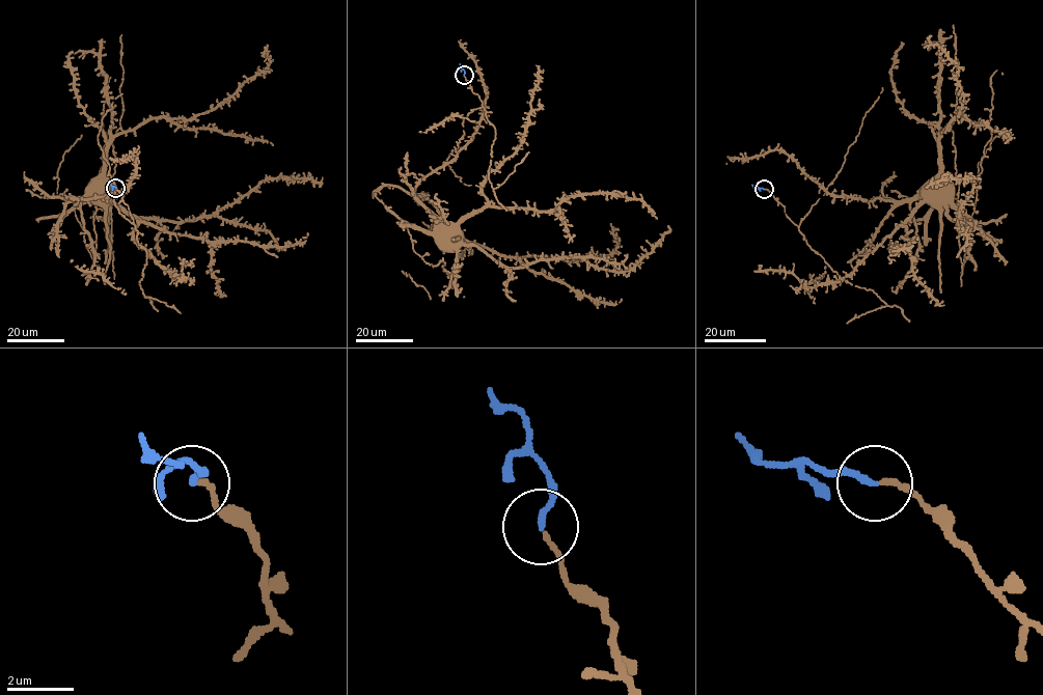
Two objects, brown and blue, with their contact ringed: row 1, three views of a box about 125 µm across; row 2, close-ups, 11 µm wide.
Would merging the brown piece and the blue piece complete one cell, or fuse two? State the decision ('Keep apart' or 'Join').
Join

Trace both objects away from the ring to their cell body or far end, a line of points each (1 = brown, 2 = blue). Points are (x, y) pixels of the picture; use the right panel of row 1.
1: (765, 189), (798, 226), (827, 191), (836, 196), (871, 200), (912, 200), (927, 188)
2: (764, 189), (751, 185)

